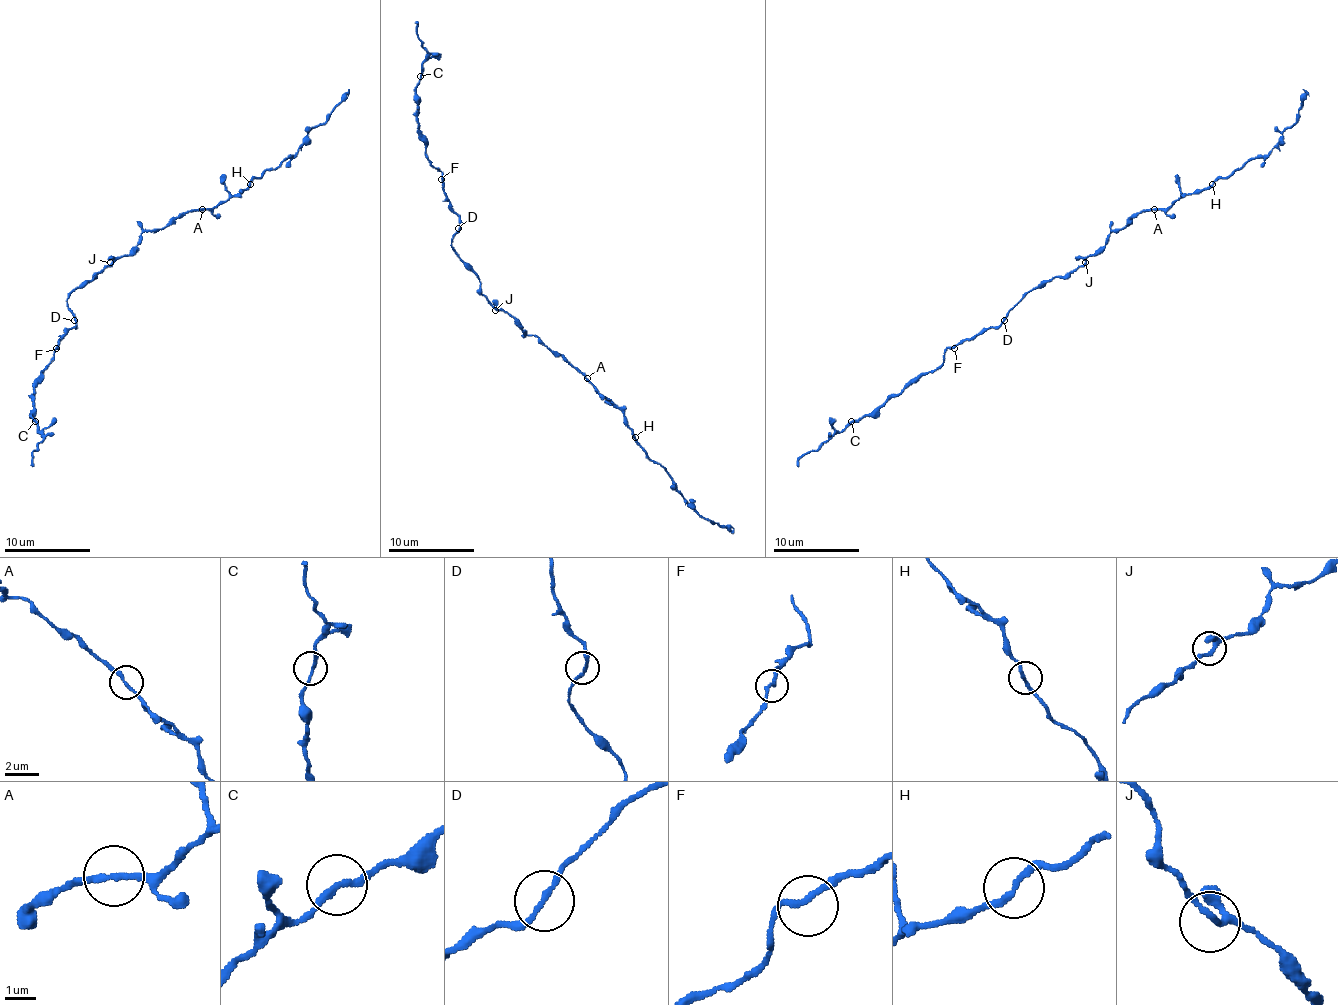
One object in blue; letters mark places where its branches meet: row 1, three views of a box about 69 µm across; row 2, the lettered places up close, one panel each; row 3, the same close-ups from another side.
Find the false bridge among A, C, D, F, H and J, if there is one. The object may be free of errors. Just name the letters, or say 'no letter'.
no letter

